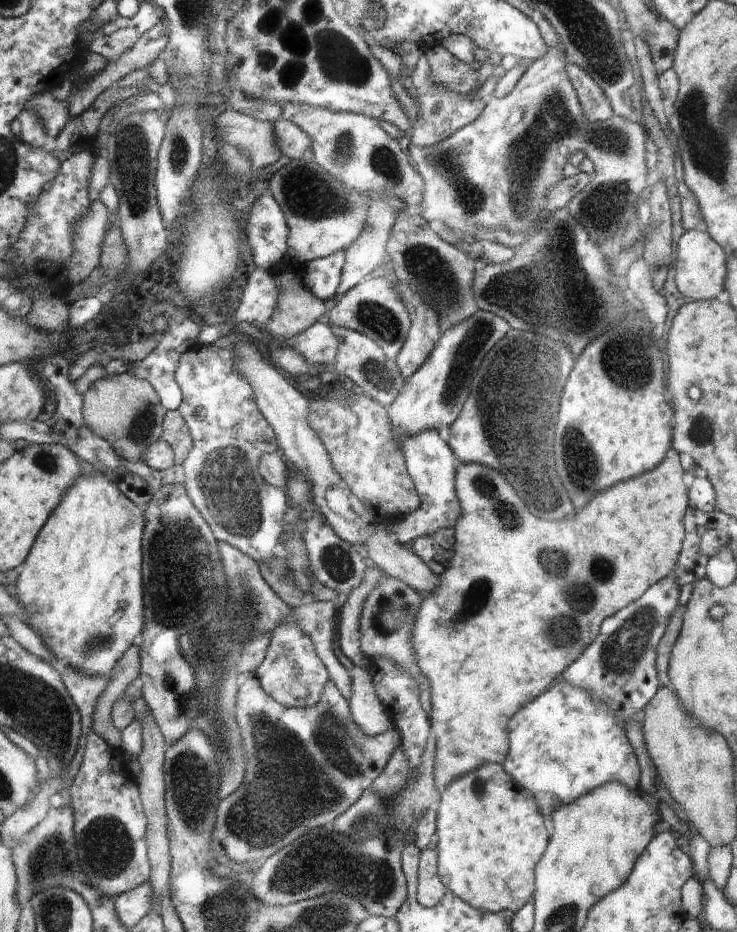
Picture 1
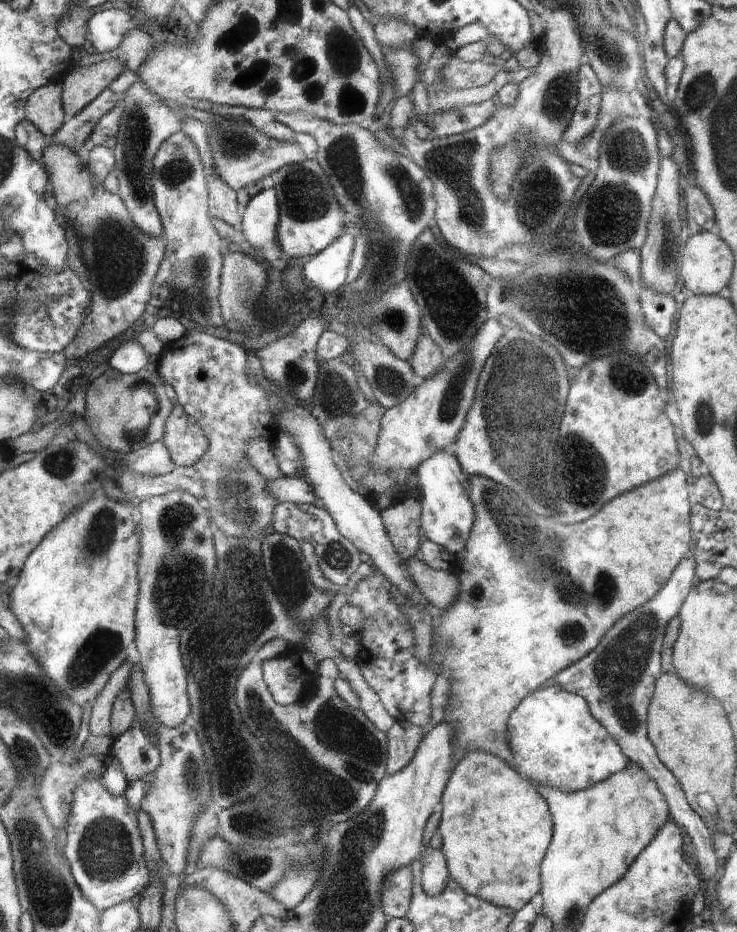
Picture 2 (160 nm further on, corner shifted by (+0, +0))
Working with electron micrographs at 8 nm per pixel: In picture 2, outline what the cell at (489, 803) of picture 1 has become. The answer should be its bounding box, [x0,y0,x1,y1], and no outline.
[438,751,553,911]

